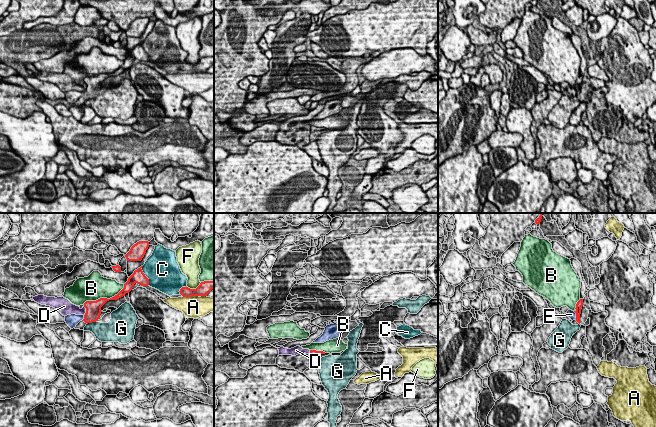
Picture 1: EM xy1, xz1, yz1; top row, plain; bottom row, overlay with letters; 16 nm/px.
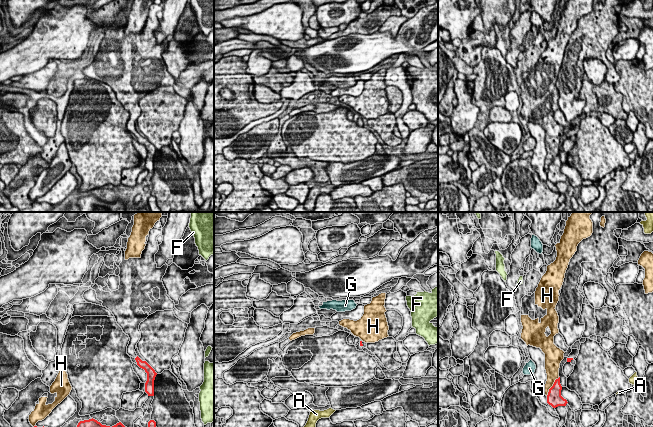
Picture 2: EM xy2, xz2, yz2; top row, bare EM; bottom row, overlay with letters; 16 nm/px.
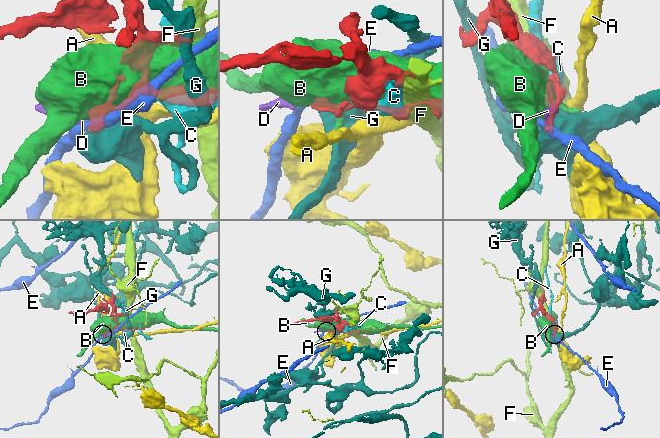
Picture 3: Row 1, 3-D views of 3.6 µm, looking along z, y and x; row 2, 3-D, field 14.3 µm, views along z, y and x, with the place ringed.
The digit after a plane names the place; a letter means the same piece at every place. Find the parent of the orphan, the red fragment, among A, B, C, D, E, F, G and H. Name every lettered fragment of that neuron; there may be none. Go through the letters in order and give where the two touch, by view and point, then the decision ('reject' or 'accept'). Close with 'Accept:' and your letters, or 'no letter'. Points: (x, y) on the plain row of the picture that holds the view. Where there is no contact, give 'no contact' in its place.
A: xy1 (190, 72) | reject
B: xy1 (104, 74) | reject
C: xy1 (145, 52) | reject
D: xy1 (86, 87) | reject
E: yz1 (576, 91) | reject
F: xy1 (194, 65) | reject
G: xy1 (91, 98) | reject
H: yz2 (552, 162) | reject
Accept: no letter

